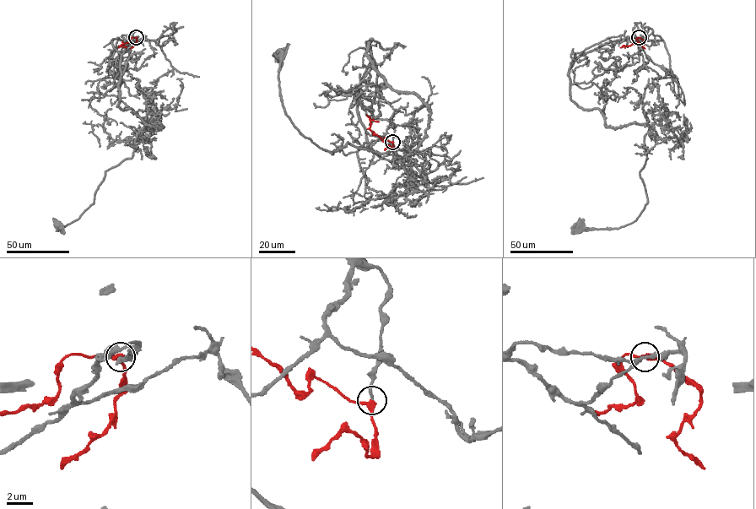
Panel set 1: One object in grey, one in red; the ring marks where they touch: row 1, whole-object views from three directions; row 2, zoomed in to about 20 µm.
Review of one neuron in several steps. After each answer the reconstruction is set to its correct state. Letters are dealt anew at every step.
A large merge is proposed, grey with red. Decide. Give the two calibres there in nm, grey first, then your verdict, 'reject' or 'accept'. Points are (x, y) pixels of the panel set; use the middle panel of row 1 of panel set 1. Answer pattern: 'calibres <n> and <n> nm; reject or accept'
calibres 190 and 340 nm; accept

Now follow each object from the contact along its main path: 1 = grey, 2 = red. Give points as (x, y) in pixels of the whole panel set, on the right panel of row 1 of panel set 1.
1: (639, 37), (587, 48), (568, 75), (570, 99), (605, 125), (648, 126), (647, 202), (619, 228), (579, 226)
2: (639, 37), (638, 42), (625, 47)

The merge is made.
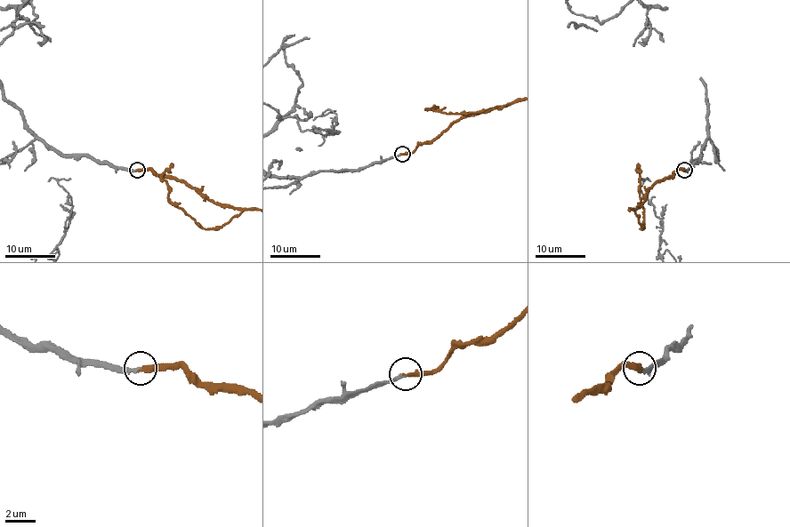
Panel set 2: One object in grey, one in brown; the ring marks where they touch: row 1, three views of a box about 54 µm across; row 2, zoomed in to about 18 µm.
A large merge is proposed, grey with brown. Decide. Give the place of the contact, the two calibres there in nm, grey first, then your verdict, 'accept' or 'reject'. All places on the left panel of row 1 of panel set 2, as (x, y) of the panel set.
at (137, 170); 260 nm thick on the grey side, 320 nm on the other; accept

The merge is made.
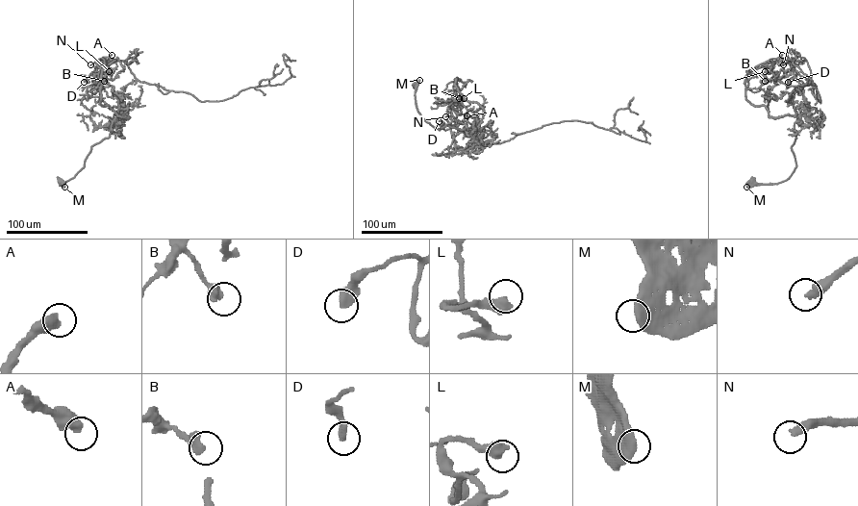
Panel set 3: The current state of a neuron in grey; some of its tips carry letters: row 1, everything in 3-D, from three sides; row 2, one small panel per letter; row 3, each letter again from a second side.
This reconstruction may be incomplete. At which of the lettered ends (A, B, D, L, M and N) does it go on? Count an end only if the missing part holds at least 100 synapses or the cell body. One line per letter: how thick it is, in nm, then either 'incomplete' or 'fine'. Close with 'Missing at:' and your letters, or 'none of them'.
A: calibre 500 nm; incomplete
B: calibre 500 nm; fine
D: calibre 360 nm; fine
L: calibre 550 nm; fine
M: calibre 550 nm; fine
N: calibre 380 nm; incomplete
Missing at: A, N

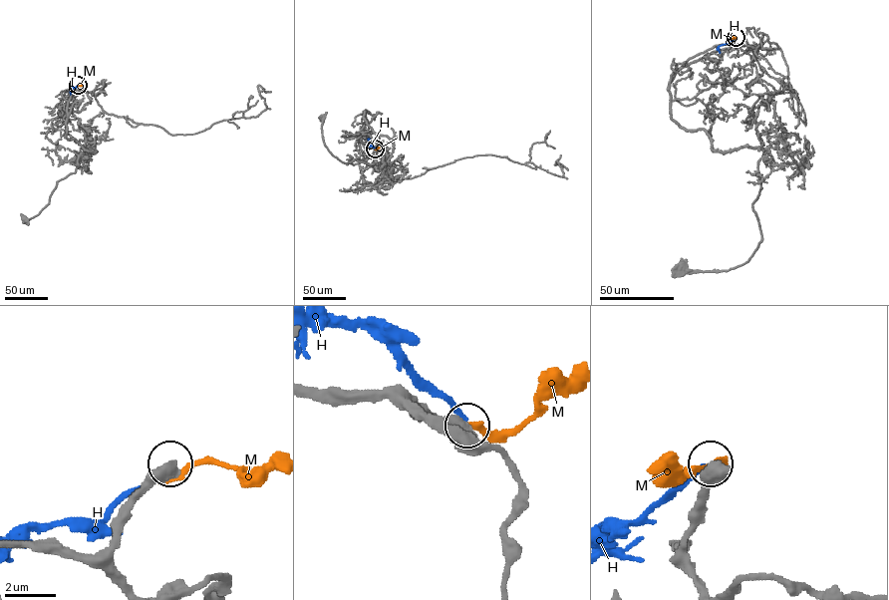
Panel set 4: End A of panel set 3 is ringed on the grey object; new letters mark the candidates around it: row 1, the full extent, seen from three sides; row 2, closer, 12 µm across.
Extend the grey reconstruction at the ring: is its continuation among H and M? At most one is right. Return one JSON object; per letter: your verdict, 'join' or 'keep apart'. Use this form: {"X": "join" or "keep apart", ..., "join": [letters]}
{"H": "keep apart", "M": "keep apart", "join": []}

